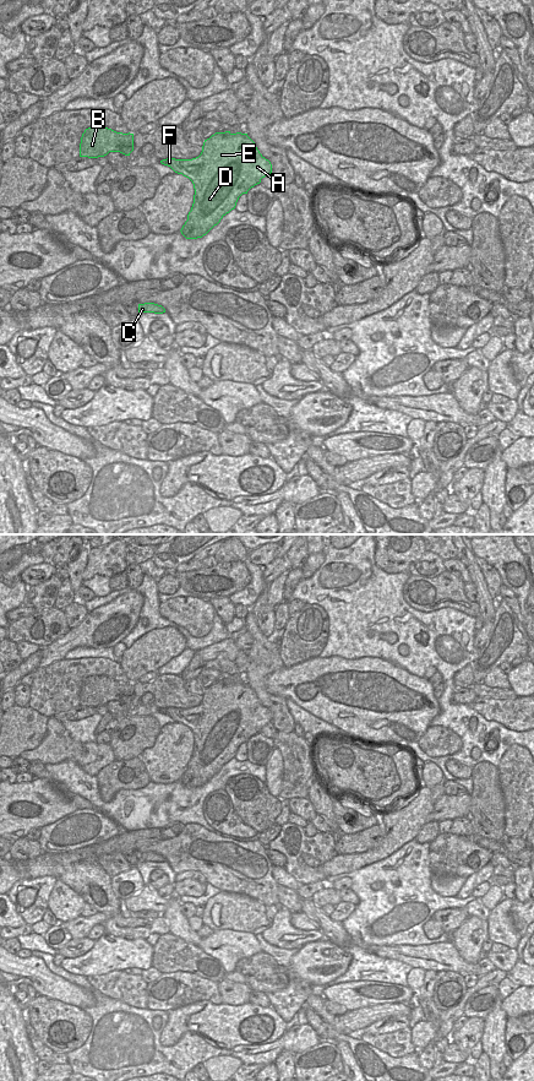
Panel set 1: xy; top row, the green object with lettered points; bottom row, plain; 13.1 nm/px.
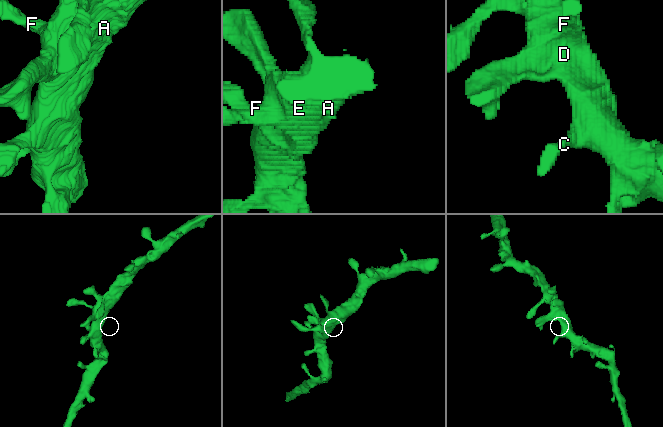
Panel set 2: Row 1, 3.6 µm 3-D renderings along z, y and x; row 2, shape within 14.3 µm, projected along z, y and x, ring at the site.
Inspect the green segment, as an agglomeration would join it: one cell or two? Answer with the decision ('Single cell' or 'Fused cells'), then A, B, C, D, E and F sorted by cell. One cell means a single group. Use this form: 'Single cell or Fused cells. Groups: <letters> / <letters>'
Single cell. Groups: A B C D E F.

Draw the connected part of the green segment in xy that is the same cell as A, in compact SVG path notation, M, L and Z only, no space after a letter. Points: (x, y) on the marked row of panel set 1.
M230 131L216 132L205 140L202 152L196 158L167 158L160 163L189 178L194 184L194 203L187 221L180 230L186 239L206 235L227 213L235 208L243 194L247 194L251 188L261 183L262 178L272 174L271 162L260 153L247 134L231 134Z

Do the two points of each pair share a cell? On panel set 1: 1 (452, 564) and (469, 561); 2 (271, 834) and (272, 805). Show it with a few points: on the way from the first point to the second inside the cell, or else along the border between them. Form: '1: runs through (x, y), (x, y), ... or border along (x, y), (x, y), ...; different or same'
1: border along (457, 557), (472, 581); different
2: border along (273, 824), (260, 834); different

